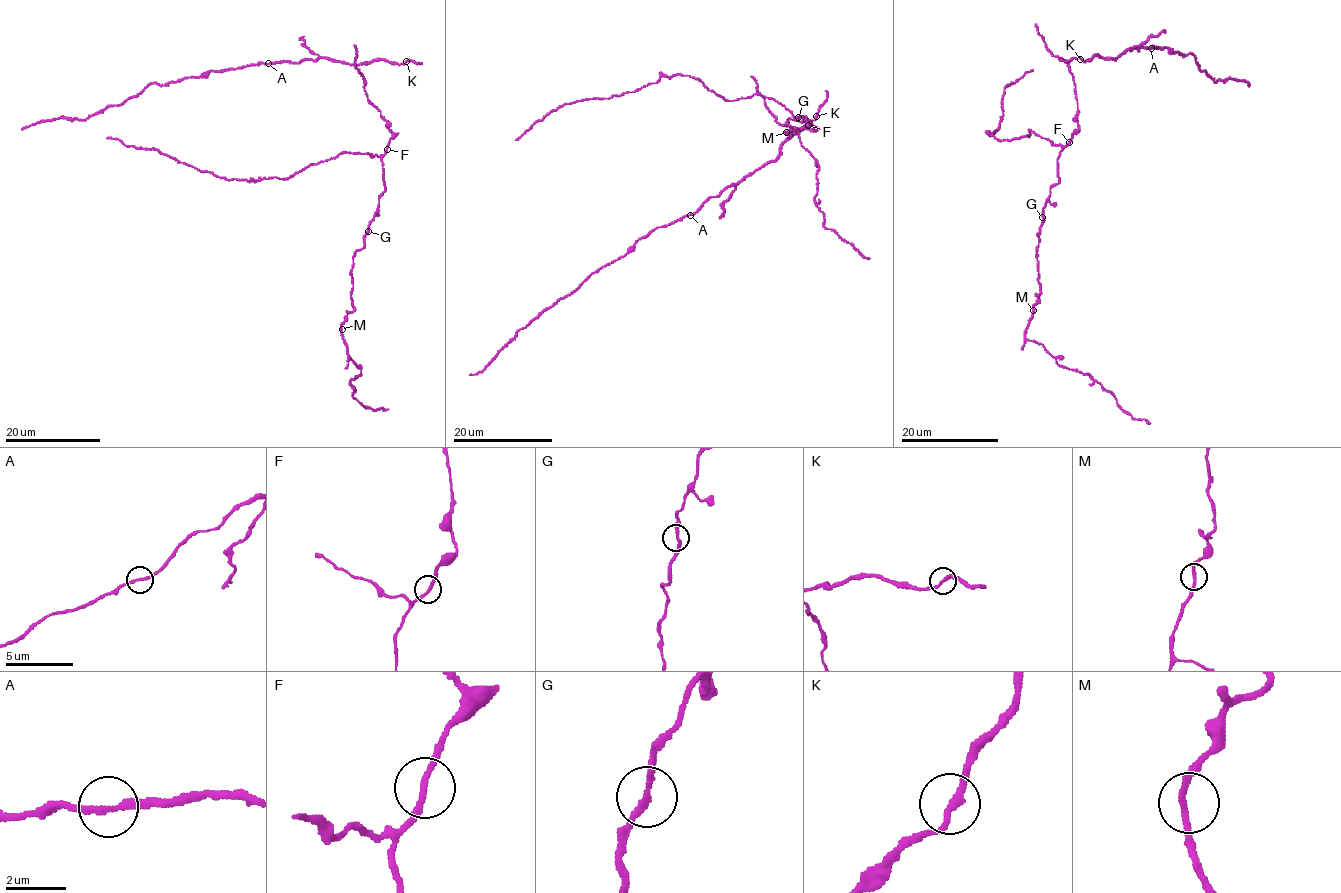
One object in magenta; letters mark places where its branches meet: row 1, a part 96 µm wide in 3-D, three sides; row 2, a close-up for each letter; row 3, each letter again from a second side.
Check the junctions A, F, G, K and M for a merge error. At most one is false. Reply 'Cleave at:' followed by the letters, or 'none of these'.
Cleave at: none of these

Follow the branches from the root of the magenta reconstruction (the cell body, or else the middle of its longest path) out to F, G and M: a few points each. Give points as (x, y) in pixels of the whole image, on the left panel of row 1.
F: (366, 96), (392, 133), (387, 149)
G: (366, 96), (380, 112), (393, 136), (382, 158), (385, 190), (368, 231)
M: (366, 96), (393, 136), (382, 158), (385, 190), (365, 245), (354, 253), (350, 295), (354, 310), (342, 329)

